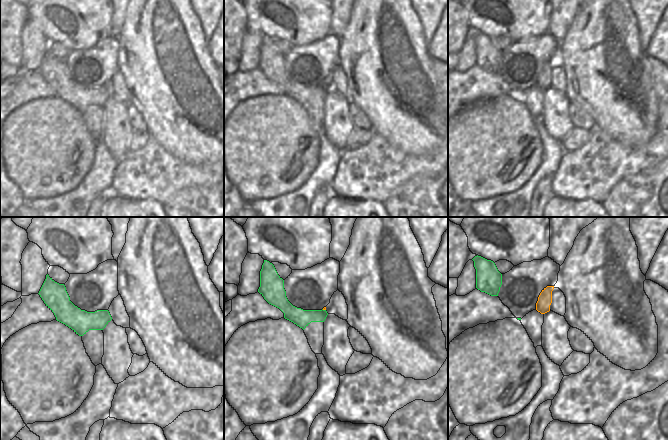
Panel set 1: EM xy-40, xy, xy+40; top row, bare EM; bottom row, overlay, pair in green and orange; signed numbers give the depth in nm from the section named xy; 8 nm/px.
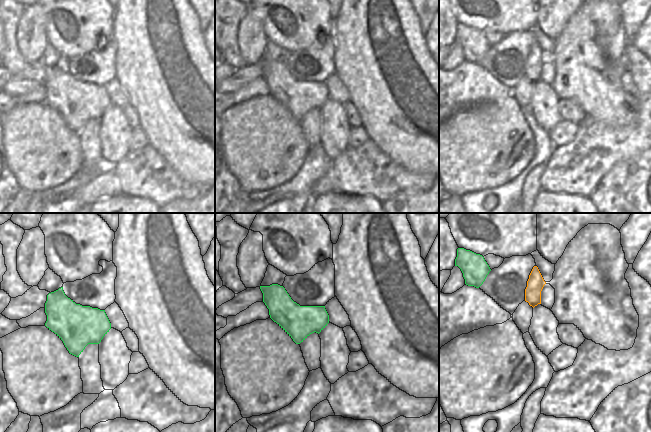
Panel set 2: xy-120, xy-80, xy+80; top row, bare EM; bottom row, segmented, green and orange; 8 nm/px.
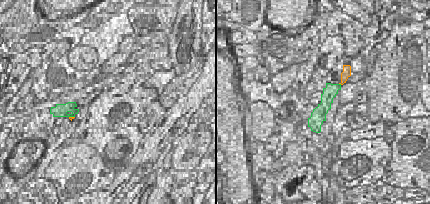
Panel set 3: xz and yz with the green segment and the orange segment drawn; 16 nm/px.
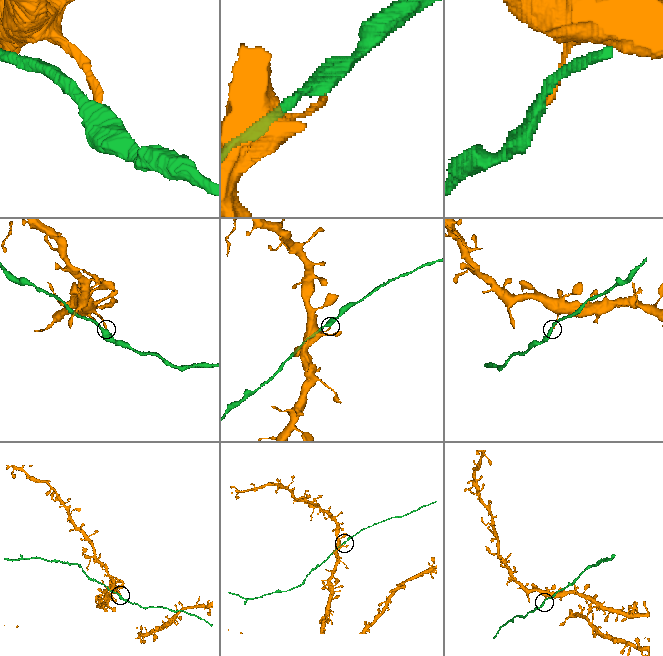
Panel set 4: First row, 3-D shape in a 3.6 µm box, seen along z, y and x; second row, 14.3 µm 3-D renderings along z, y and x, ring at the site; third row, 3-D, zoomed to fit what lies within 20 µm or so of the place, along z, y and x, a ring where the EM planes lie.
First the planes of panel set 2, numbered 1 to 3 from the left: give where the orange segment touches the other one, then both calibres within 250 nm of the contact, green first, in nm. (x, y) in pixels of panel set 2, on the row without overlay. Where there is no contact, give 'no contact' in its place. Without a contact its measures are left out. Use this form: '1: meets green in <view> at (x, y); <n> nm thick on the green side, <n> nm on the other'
1: no contact
2: no contact
3: no contact

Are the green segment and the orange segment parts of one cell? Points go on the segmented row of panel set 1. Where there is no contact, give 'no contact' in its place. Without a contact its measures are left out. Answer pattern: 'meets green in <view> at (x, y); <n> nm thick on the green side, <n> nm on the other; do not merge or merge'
meets green in xy at (324, 310); 140 nm thick on the green side, 20 nm on the other; do not merge

